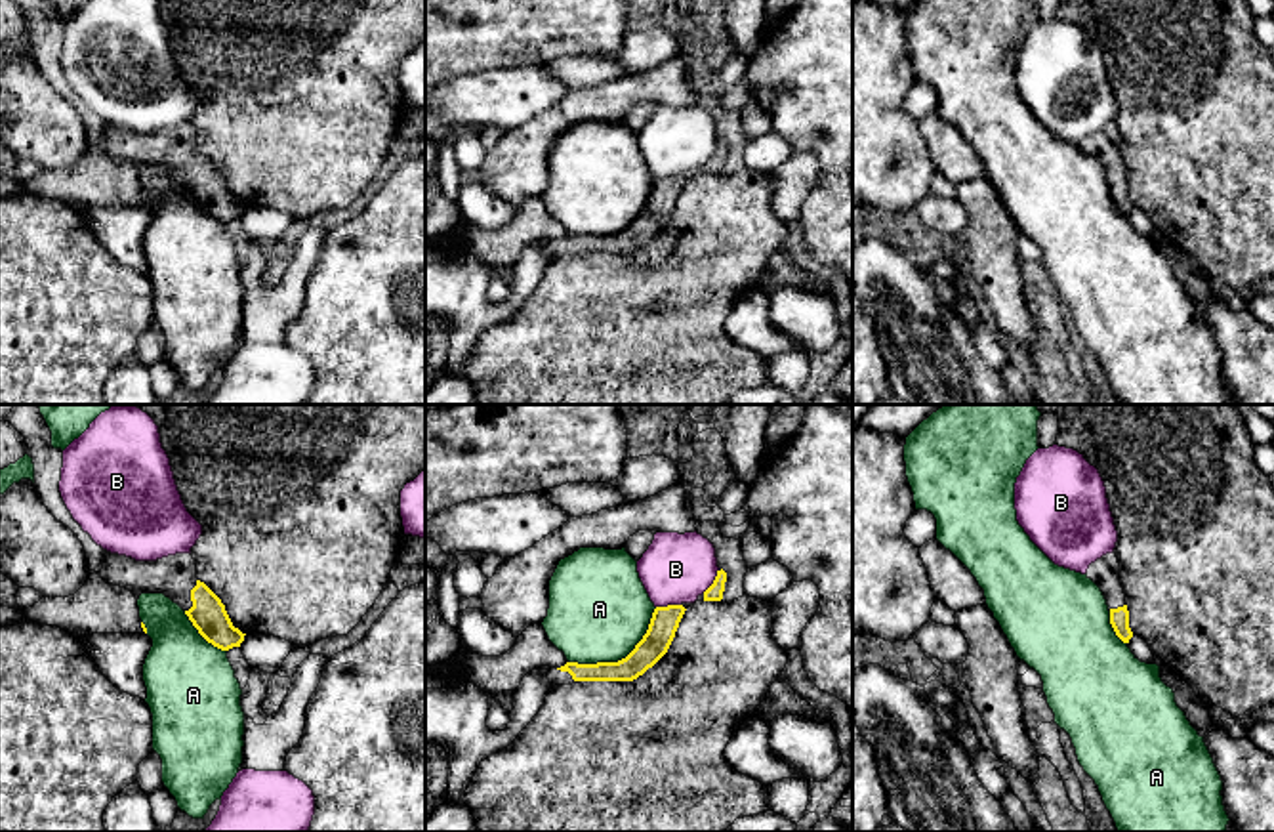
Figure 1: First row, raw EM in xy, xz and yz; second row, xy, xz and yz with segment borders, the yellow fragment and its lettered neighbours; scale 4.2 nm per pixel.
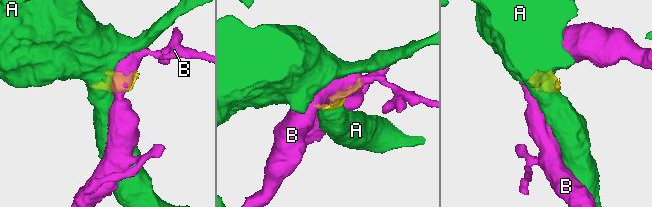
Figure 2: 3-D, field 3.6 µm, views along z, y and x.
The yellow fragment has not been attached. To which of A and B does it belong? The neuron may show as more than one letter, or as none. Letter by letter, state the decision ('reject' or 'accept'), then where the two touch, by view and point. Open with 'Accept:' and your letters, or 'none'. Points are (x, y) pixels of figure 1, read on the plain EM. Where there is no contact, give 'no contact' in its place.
Accept: none
A: reject; meets yellow in xz at (622, 231)
B: reject; meets yellow in xz at (668, 178)

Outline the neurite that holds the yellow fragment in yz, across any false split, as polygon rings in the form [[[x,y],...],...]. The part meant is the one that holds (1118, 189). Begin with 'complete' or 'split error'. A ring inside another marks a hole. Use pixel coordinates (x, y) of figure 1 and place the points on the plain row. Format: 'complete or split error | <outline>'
split error | [[[1106,126],[1087,141],[1087,151],[1091,151],[1102,164],[1108,183],[1110,183],[1110,197],[1116,208],[1129,216],[1133,204],[1129,200],[1129,183],[1125,177],[1125,166],[1120,155],[1120,135],[1116,126]]]

